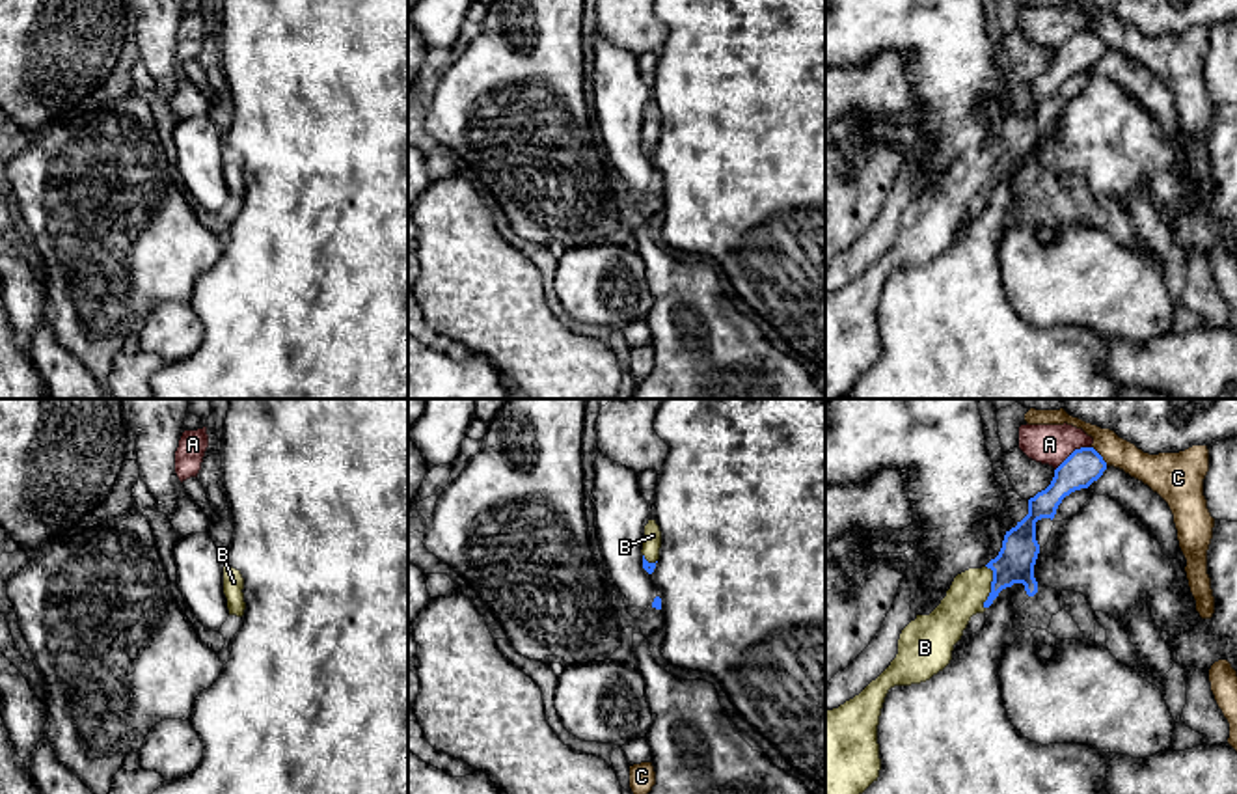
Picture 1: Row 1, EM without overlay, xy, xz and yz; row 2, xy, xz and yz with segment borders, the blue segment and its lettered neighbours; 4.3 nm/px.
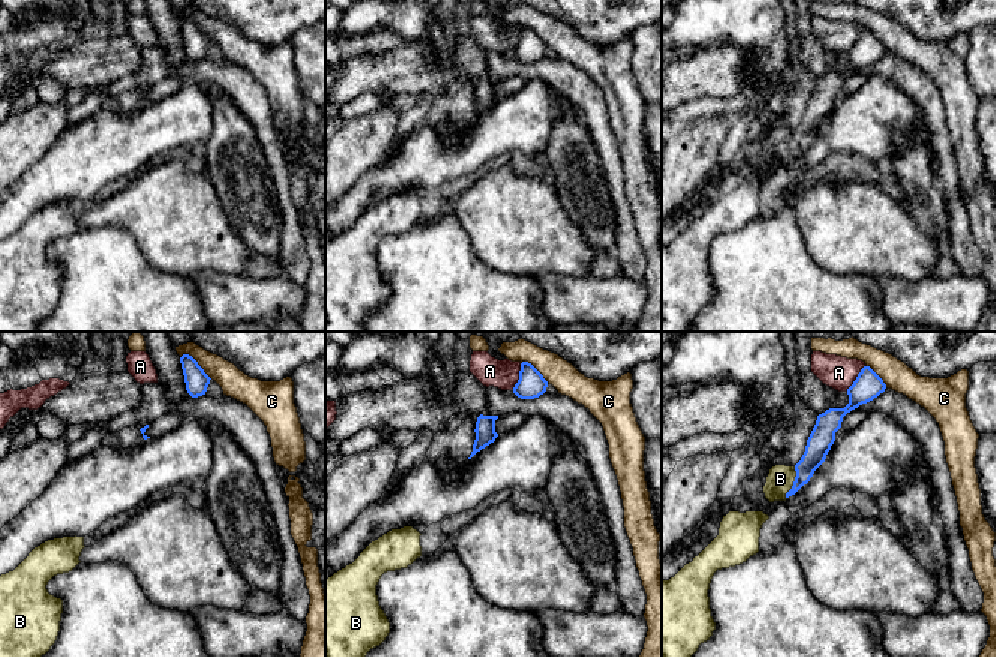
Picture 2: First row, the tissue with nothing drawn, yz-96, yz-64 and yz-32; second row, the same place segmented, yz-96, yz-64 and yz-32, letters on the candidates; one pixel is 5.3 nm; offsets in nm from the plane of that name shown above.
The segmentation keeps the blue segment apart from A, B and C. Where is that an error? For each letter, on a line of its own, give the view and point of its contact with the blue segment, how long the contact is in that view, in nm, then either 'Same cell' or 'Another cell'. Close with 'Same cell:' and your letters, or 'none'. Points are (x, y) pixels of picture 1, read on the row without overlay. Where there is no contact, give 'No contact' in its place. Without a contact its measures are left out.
A: Touches blue at yz (1072, 36). Shared border 190 nm. Another cell
B: Touches blue at yz (992, 170). Shared border 190 nm. Same cell
C: Touches blue at yz (1100, 38). Shared border 110 nm. Another cell
Same cell: B

